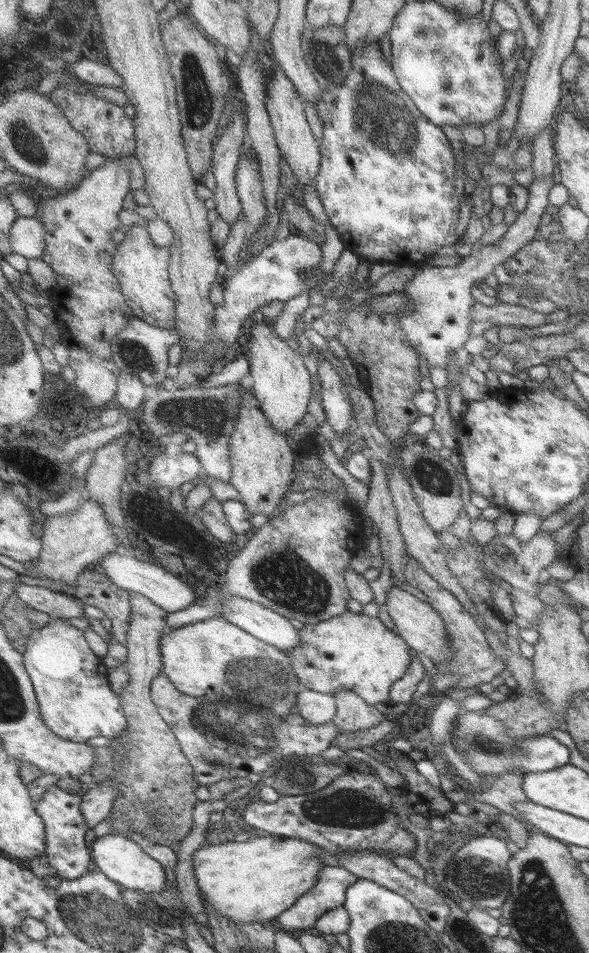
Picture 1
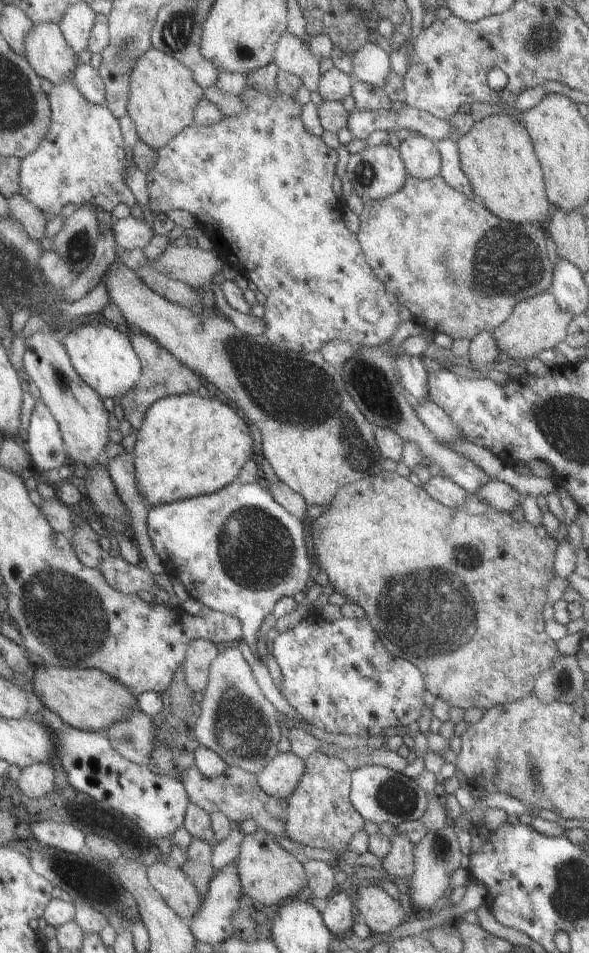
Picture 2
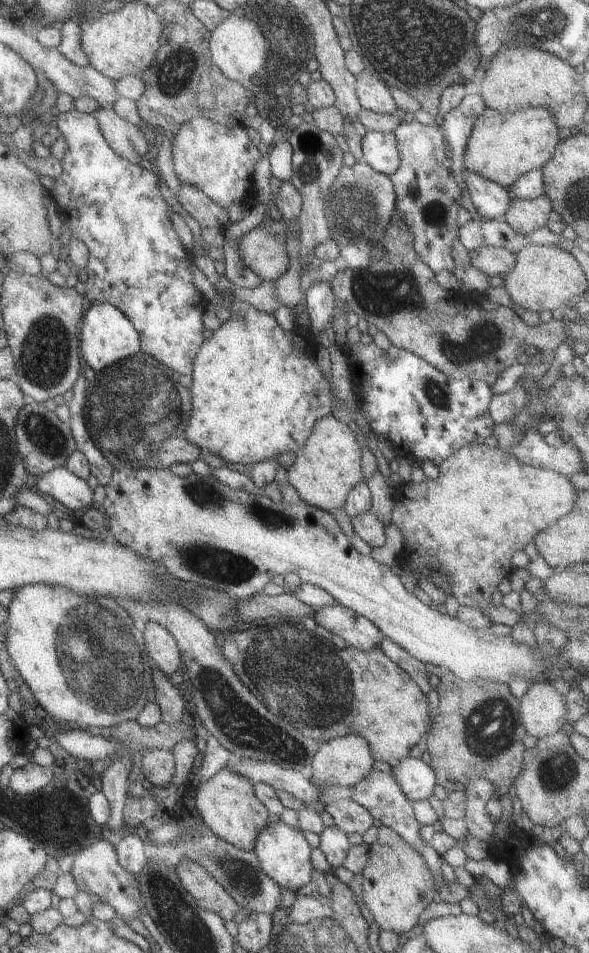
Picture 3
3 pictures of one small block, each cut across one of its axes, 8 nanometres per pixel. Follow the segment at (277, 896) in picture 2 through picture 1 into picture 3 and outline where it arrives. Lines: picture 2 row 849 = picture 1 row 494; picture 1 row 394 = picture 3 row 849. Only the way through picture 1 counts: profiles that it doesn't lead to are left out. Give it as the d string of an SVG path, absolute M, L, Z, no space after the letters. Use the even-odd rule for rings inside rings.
M226 767L213 777L201 780L195 805L210 832L245 851L253 850L258 833L268 824L270 814L266 806L256 798L253 782Z

